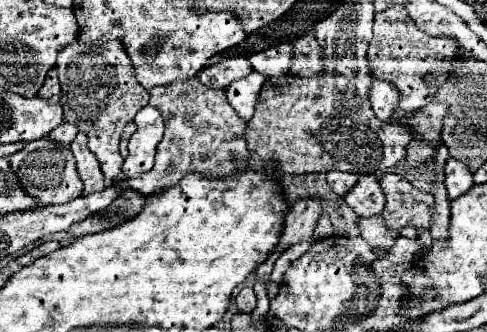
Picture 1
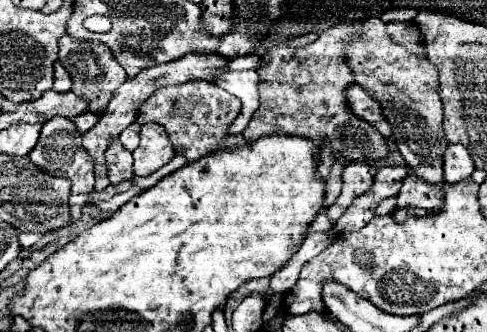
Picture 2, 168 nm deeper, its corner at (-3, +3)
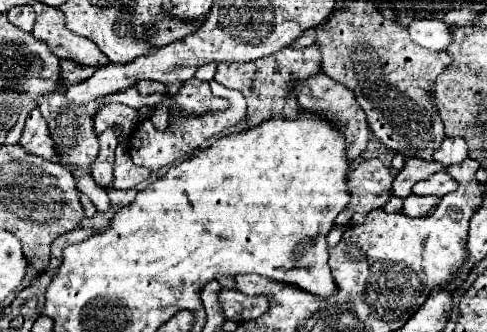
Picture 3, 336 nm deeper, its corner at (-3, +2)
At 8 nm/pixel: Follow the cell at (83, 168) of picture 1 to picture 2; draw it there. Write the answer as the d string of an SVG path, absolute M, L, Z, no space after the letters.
M187 54L175 62L167 62L163 66L153 66L151 70L143 70L139 72L135 78L127 80L125 84L121 84L105 114L101 116L101 120L87 132L83 134L83 148L87 148L87 152L95 158L97 166L95 166L95 190L105 190L109 186L109 176L107 176L107 164L105 164L105 150L109 148L109 144L115 140L115 136L119 136L131 122L135 122L137 118L137 112L139 112L139 106L151 96L155 94L159 88L163 86L173 86L173 84L185 84L189 80L207 80L207 82L213 82L213 70L217 68L223 68L227 64L225 58L215 58L215 54Z

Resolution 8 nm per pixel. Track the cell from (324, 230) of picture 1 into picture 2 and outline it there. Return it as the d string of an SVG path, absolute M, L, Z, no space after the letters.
M359 162L349 164L347 170L343 172L343 190L337 196L337 200L327 208L327 216L331 220L337 220L351 206L351 202L357 196L371 190L375 174L377 174L377 170L369 164L359 164Z

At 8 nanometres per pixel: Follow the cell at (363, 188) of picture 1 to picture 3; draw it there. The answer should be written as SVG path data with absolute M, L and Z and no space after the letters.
M419 157L407 159L405 165L401 167L401 171L397 171L397 175L393 179L391 195L397 195L397 197L403 197L405 199L407 195L411 195L411 187L417 181L427 179L429 175L433 175L439 169L443 169L443 165L441 163L435 163L435 161L423 161Z

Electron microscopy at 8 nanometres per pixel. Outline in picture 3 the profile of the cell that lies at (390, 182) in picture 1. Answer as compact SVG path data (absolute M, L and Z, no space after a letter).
M443 169L443 171L437 171L435 175L431 175L429 179L415 183L413 193L415 195L437 195L437 197L443 197L447 193L453 193L457 187L459 187L457 181L451 179L449 173Z

